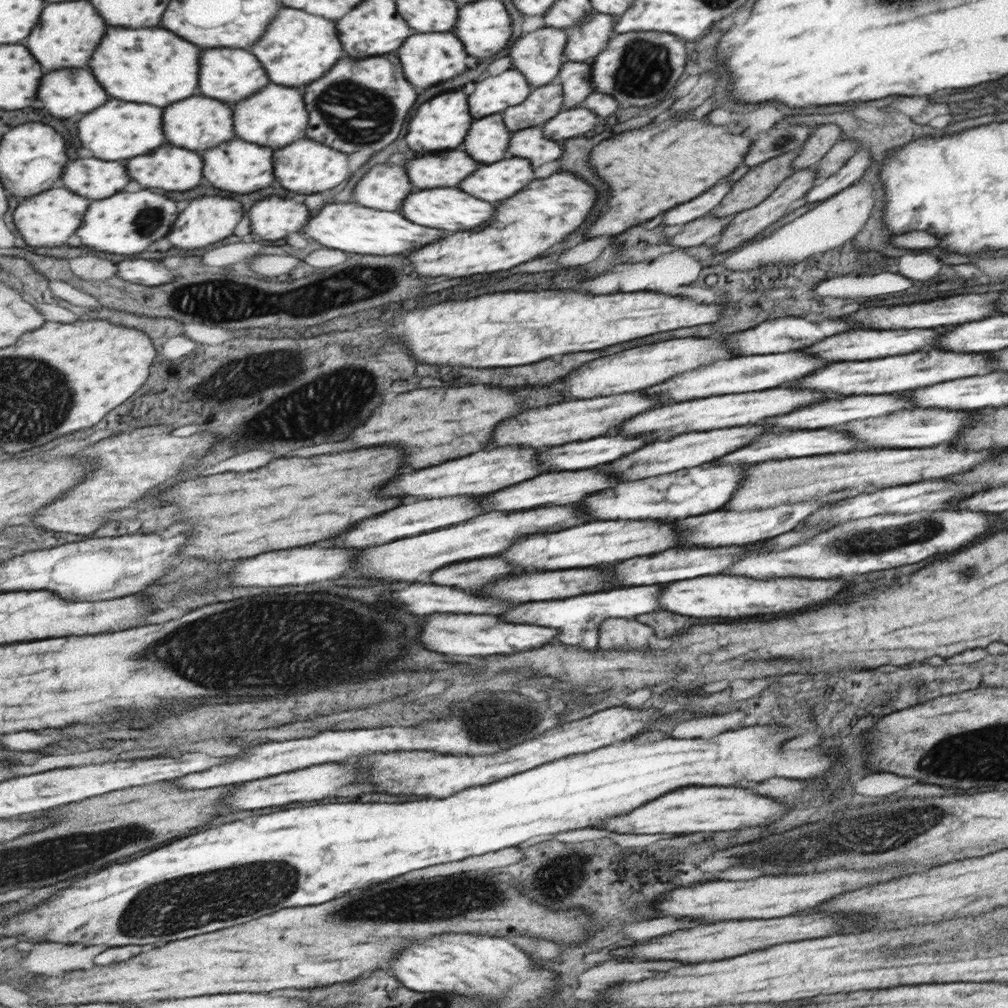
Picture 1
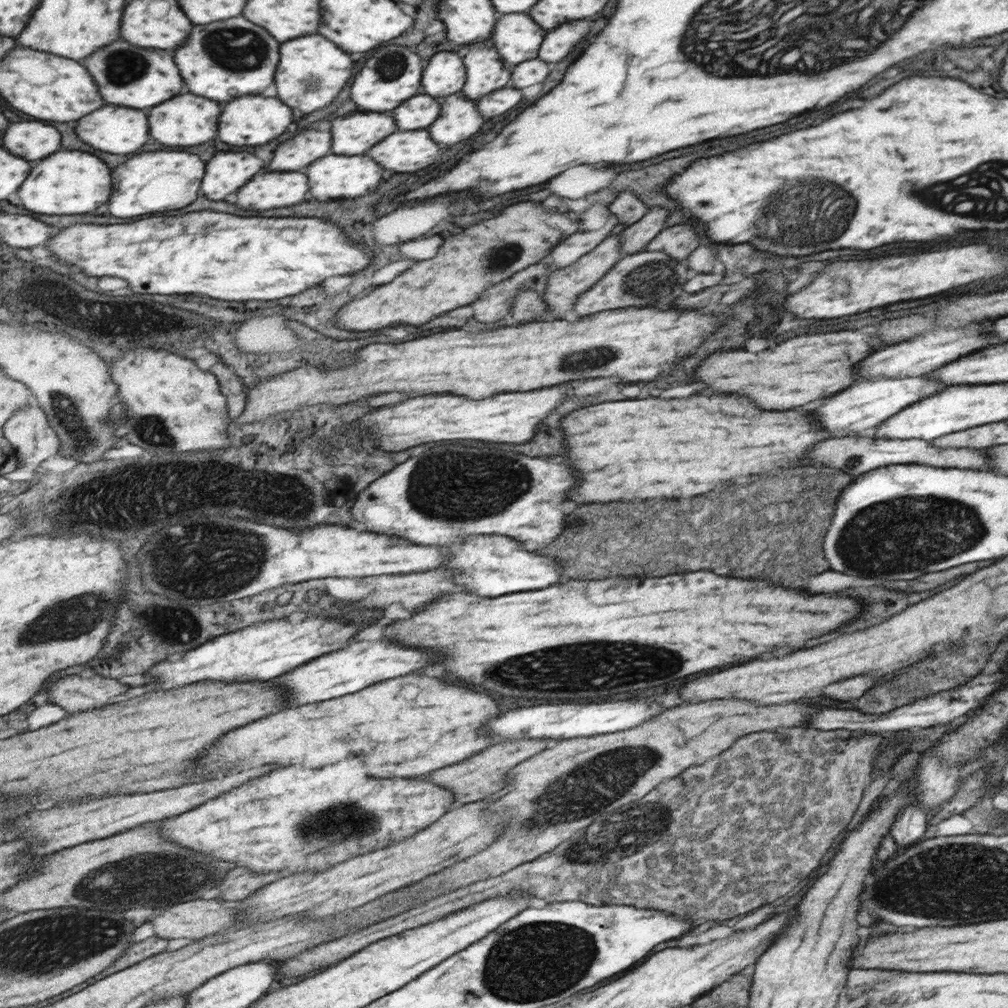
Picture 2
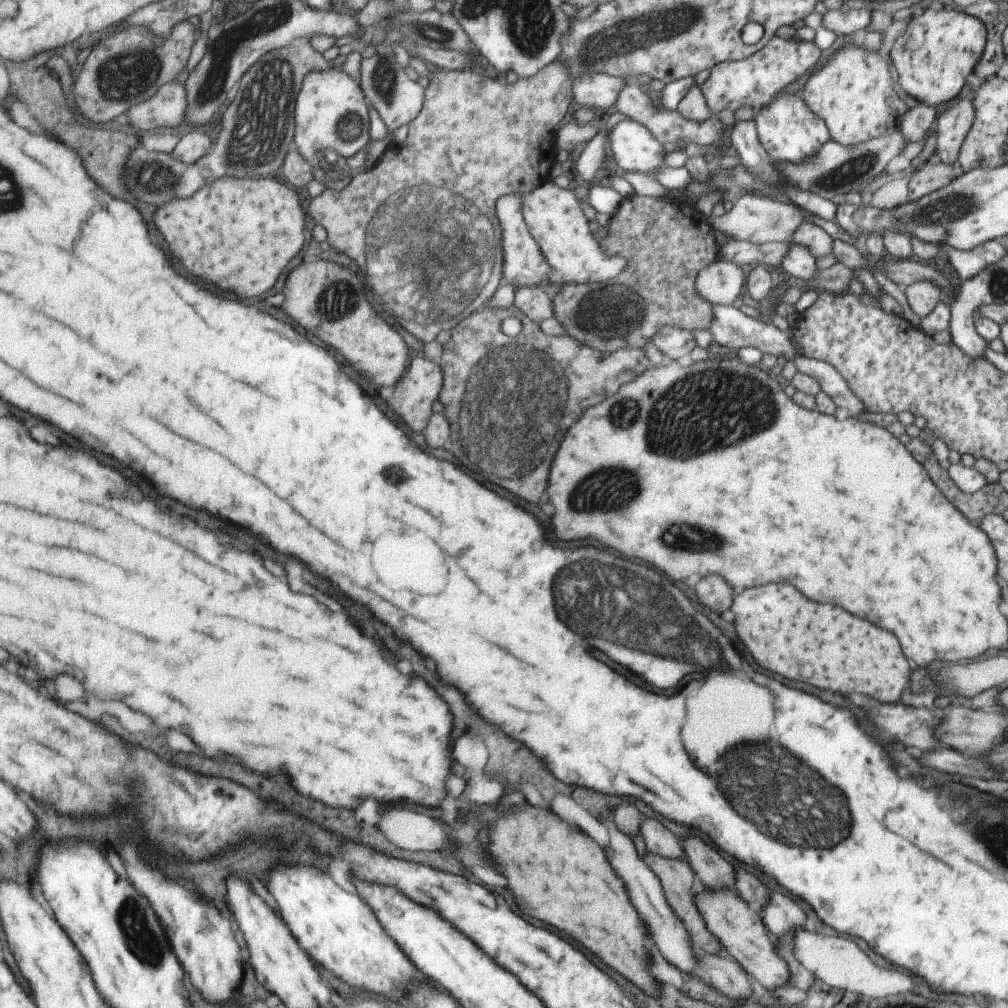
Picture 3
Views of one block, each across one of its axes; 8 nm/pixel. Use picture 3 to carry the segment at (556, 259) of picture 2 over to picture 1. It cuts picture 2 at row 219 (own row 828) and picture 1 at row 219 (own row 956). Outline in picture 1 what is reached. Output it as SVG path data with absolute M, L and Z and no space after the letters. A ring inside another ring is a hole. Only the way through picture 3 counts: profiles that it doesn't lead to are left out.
M721 181L721 184L715 184L713 188L709 188L709 192L705 192L705 196L697 196L697 200L679 204L677 208L673 208L673 212L665 212L663 224L667 224L667 226L685 224L685 222L691 222L693 218L699 218L699 216L707 214L728 194L731 185L732 183L728 181Z

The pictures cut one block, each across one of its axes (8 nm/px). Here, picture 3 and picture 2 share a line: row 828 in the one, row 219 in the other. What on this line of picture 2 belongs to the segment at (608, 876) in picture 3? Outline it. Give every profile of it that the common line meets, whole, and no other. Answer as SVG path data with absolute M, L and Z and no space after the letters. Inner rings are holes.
M521 202L515 206L507 206L499 216L479 222L471 228L465 228L453 240L451 238L445 240L441 248L437 250L435 258L415 262L411 268L407 268L403 274L399 274L389 284L377 286L367 296L353 300L349 306L345 306L339 312L339 326L341 328L345 326L347 330L375 330L375 328L397 326L397 324L413 324L413 326L425 324L443 312L475 302L483 292L489 291L487 288L509 279L525 267L531 267L544 256L547 257L552 248L557 247L565 238L578 231L579 224L580 222L575 222L575 220L567 220L565 214L545 212L541 210L539 204L533 204L533 202Z

